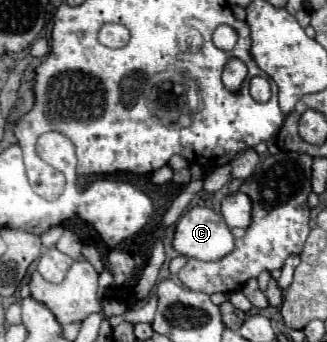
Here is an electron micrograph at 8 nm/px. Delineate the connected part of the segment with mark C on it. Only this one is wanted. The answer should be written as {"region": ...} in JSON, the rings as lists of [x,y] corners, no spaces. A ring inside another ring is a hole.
{"region":[[[222,203],[218,212],[212,211],[207,206],[196,206],[188,209],[176,223],[176,231],[174,231],[174,239],[172,239],[172,247],[190,259],[200,259],[200,261],[216,261],[222,259],[224,255],[228,255],[235,247],[236,236],[233,230],[244,227],[228,227],[224,223],[222,217]]]}

